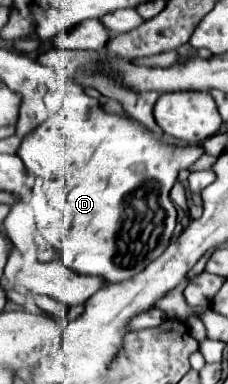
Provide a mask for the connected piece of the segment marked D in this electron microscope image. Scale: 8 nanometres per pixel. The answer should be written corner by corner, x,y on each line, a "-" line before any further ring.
66,80
64,108
28,134
16,150
26,170
44,182
48,202
64,216
64,238
48,242
58,248
70,270
96,274
110,282
136,276
164,252
176,228
176,206
170,200
170,190
178,172
192,166
202,154
204,150
196,146
172,146
156,140
152,132
132,116
106,112
98,100
86,96
74,80

